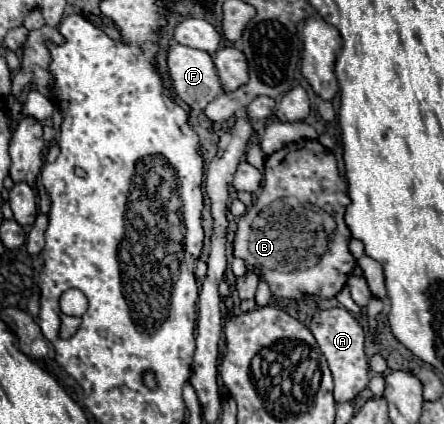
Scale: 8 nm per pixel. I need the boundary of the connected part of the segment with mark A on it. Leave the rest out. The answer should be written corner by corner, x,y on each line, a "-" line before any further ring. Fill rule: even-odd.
330,308
330,310
322,310
320,314
316,314
310,322
310,332
314,334
320,352
324,354
332,378
334,378
334,402
336,404
344,404
354,400
370,382
370,368
368,368
368,360
364,354
364,340
366,340
366,332
362,330
362,326
358,324
358,320
340,308

